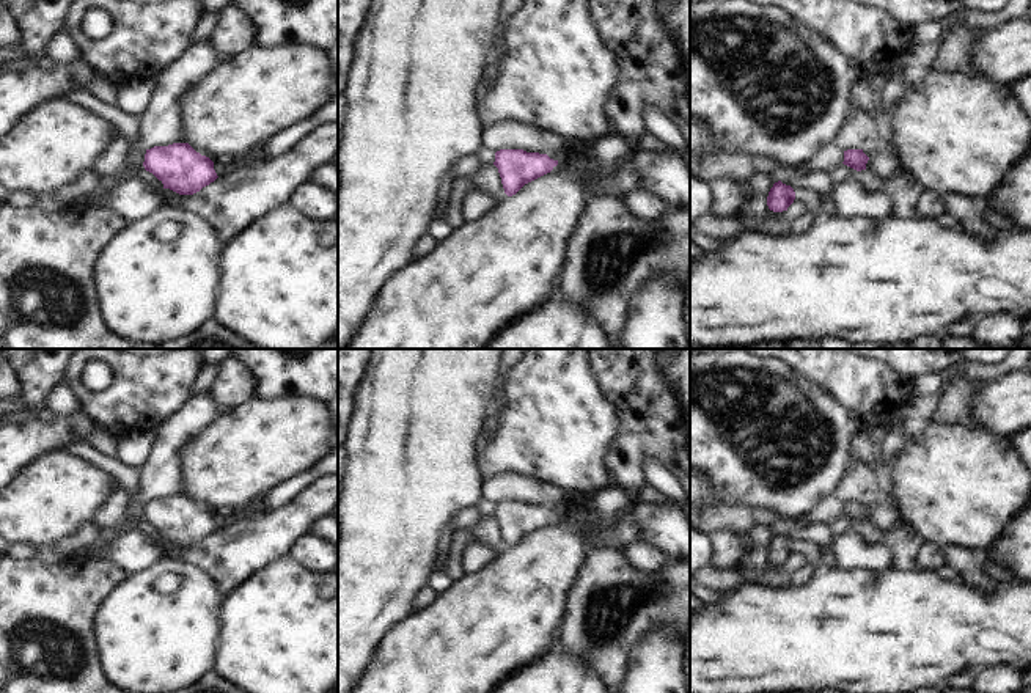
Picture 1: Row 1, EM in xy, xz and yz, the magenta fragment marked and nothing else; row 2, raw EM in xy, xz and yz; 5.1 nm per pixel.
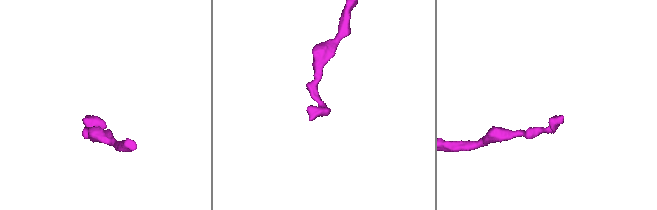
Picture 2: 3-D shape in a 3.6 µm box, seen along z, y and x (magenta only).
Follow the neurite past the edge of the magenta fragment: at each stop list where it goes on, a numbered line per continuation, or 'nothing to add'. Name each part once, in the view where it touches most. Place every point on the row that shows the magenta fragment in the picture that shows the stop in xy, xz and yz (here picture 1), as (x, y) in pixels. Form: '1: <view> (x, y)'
nothing to add

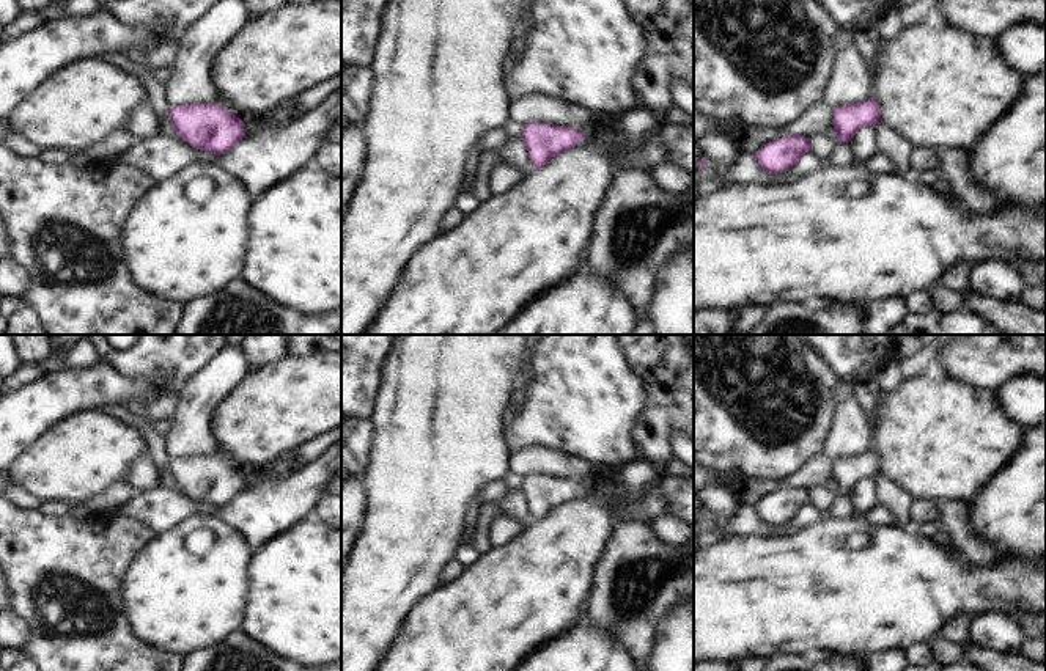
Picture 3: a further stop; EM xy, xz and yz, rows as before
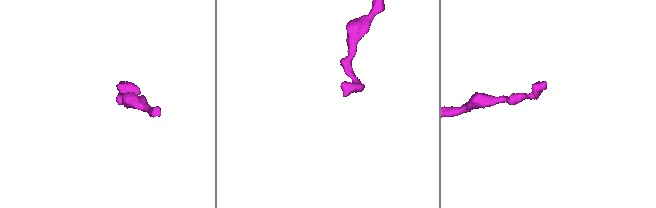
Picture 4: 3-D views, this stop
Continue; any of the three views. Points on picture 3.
nothing to add

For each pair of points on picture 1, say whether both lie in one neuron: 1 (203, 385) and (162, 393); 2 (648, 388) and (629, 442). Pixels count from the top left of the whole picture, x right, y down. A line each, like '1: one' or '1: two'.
1: two
2: one

